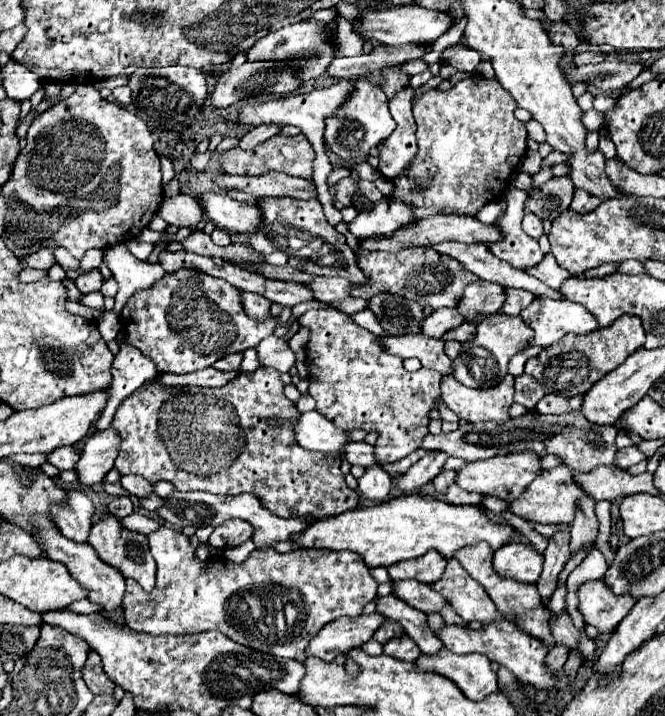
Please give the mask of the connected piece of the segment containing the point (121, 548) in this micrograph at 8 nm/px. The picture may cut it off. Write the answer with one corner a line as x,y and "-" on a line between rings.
105,515
99,523
91,527
87,543
97,551
99,559
105,561
107,565
115,567
125,579
135,579
147,593
155,587
155,559
151,557
147,537
141,533
133,533
121,527
121,523
113,515

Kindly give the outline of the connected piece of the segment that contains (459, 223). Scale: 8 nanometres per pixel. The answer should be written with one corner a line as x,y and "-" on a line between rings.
433,215
425,217
421,221
409,223
409,227
403,227
403,231
395,231
391,237
369,237
363,241
363,247
369,251
399,251
401,247
409,245
431,245
441,241
461,241
461,243
497,243
503,239
503,233
497,225
483,225
477,217
465,217
465,215

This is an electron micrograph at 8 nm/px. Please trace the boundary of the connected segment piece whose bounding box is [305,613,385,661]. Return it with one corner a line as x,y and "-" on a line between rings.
379,613
359,615
355,619
335,619
327,623
307,645
305,655
315,655
323,661
333,661
337,655
367,643
383,625
385,617

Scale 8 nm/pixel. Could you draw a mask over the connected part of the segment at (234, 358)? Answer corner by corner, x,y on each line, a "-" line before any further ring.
241,353
227,355
227,357
219,359
219,363
217,363
217,369
219,369
219,371
239,371
241,359
243,359
243,355
241,355

